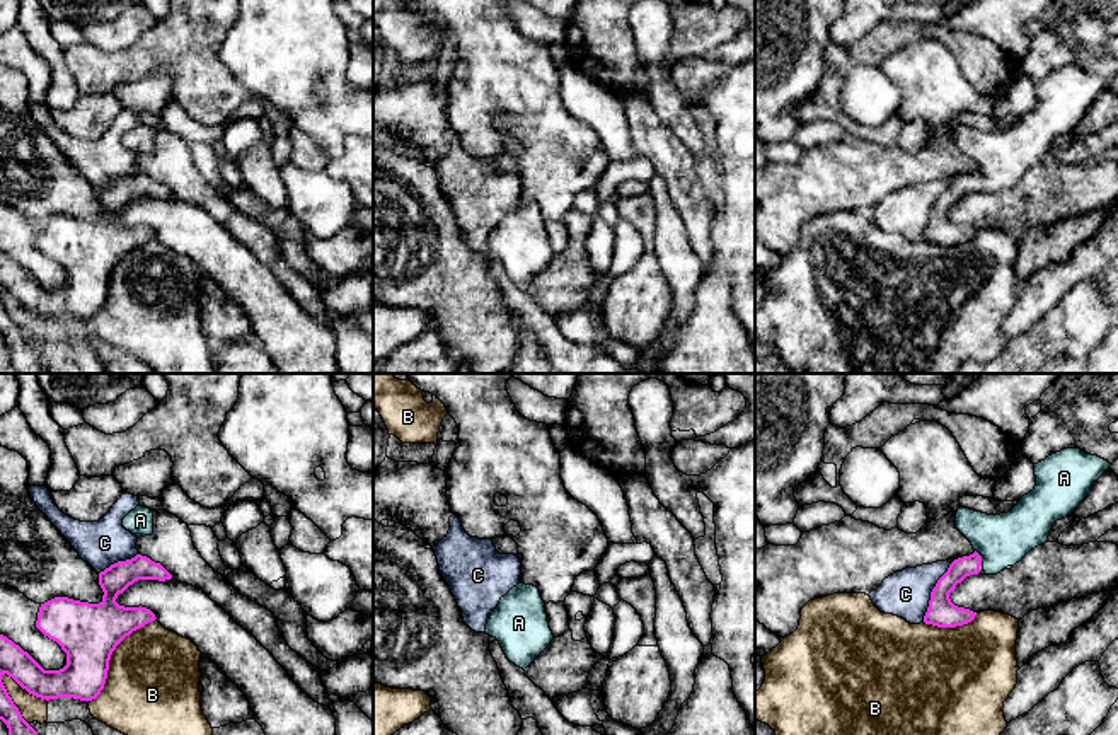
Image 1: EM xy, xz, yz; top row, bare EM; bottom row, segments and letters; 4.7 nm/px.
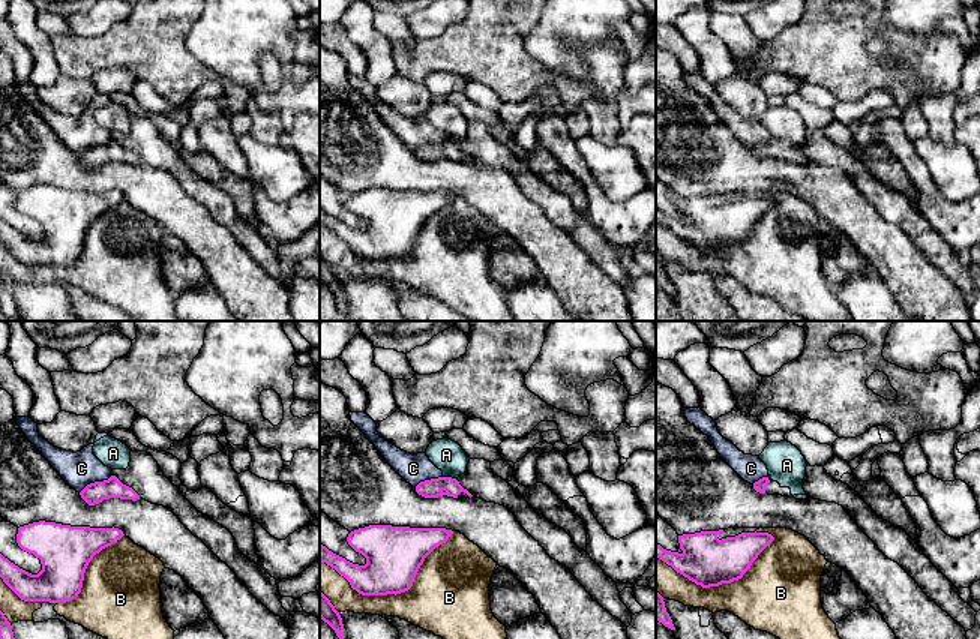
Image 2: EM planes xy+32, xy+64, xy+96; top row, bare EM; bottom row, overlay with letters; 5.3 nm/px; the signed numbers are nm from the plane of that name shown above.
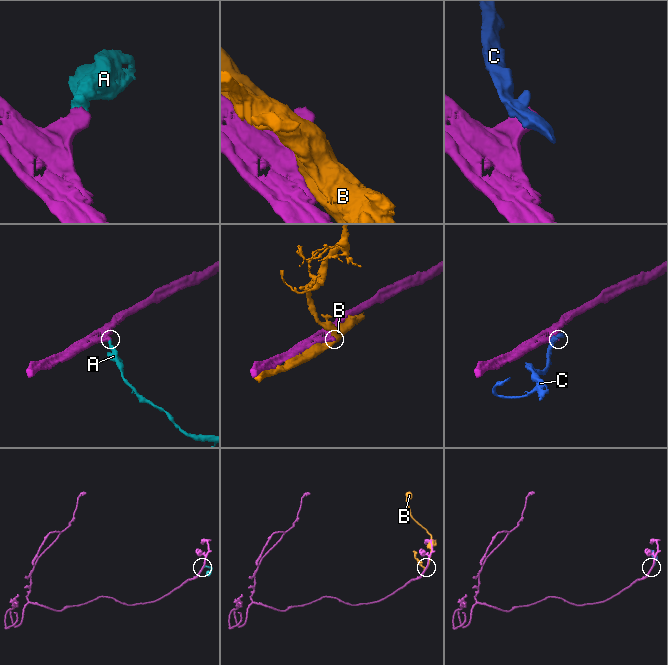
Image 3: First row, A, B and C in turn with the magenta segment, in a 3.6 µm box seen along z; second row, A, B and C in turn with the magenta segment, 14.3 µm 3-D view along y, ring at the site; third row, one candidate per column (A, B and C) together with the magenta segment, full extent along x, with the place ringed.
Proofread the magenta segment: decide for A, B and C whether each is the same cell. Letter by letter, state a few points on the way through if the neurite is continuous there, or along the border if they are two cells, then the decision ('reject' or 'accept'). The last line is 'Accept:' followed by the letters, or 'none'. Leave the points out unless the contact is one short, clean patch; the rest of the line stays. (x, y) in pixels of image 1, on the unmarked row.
A: across yz (960, 186), (980, 174), (1004, 157) | accept
B: reject
C: reject
Accept: A

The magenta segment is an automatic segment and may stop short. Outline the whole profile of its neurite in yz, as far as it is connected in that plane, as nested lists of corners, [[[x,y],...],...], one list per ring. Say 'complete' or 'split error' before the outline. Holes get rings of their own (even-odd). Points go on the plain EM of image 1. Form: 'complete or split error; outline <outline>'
split error; outline [[[1063,67],[1034,82],[1036,104],[1011,130],[987,133],[960,124],[956,147],[971,160],[975,171],[954,177],[937,198],[924,240],[937,246],[971,240],[977,230],[958,225],[949,217],[956,203],[982,188],[985,193],[997,193],[1048,160],[1053,142],[1084,119],[1109,84],[1081,67]]]

